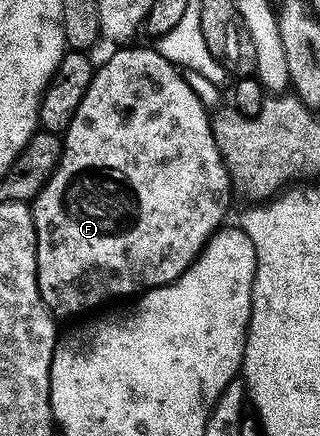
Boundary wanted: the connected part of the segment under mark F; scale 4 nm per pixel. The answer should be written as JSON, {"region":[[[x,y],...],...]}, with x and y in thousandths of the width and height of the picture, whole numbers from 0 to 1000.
{"region":[[[375,108],[363,124],[328,144],[325,151],[303,156],[281,181],[281,200],[269,200],[269,218],[256,218],[256,236],[244,236],[244,255],[231,255],[231,273],[219,273],[209,296],[194,307],[194,349],[188,369],[175,378],[175,390],[156,401],[156,411],[131,429],[131,438],[97,463],[100,500],[106,502],[106,521],[113,523],[113,628],[119,631],[119,667],[138,697],[147,700],[153,713],[178,729],[225,727],[234,718],[263,718],[272,709],[288,709],[297,700],[313,700],[322,690],[338,690],[347,681],[400,681],[434,677],[453,663],[481,663],[494,654],[525,654],[538,644],[550,644],[572,631],[581,619],[600,610],[625,573],[638,569],[638,560],[650,546],[703,514],[700,495],[713,489],[713,468],[731,454],[731,436],[725,429],[725,413],[713,408],[713,385],[700,381],[694,356],[681,346],[681,328],[663,307],[663,280],[656,275],[653,257],[625,220],[600,206],[591,179],[550,149],[519,138],[509,126],[491,119],[484,110],[469,112],[400,112],[413,108]]]}

